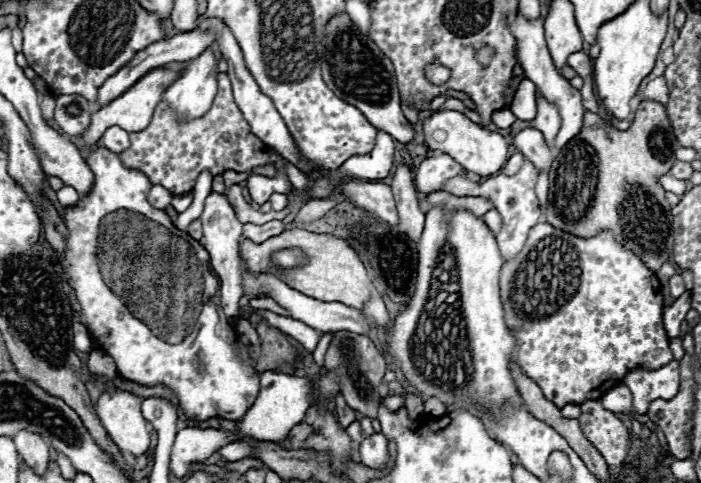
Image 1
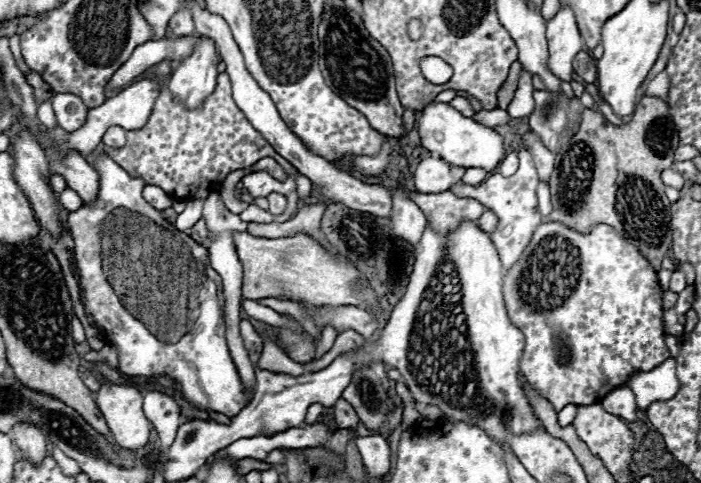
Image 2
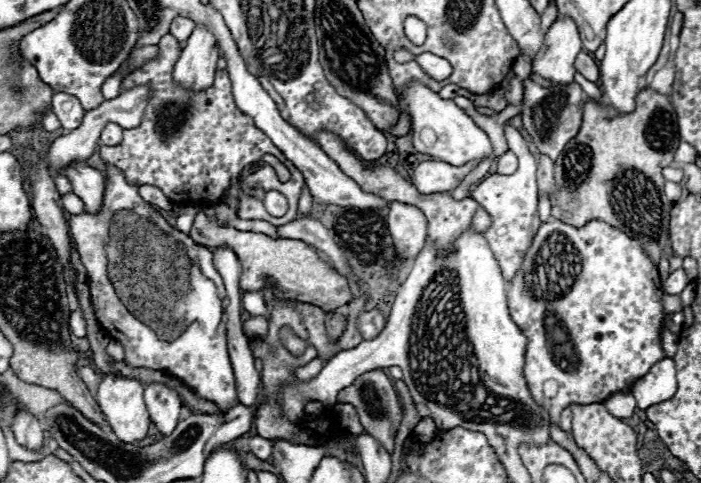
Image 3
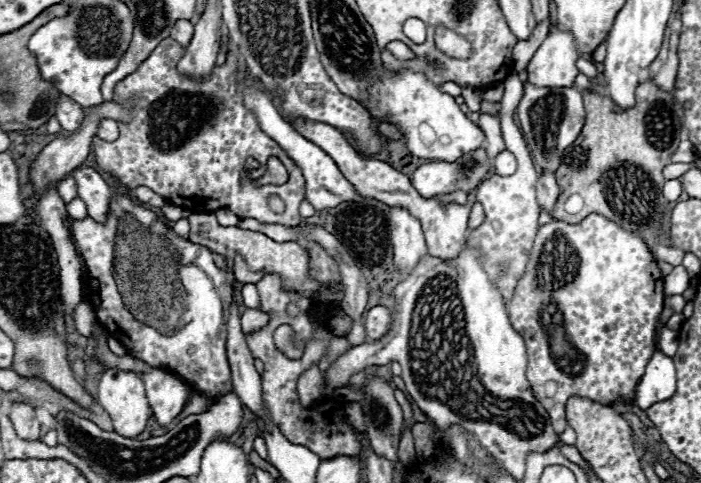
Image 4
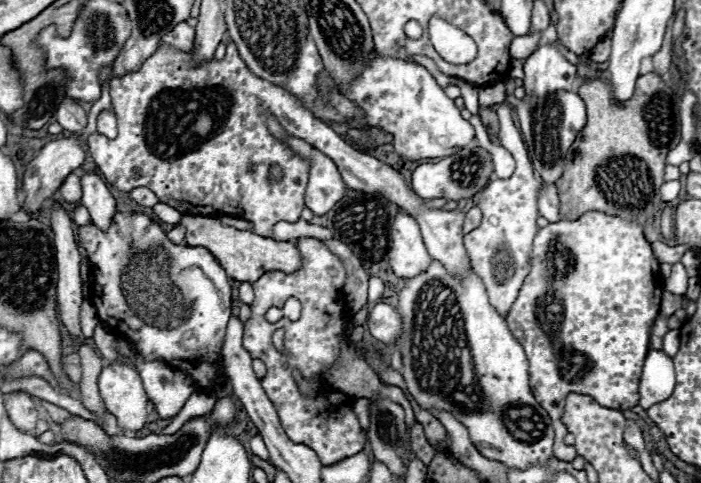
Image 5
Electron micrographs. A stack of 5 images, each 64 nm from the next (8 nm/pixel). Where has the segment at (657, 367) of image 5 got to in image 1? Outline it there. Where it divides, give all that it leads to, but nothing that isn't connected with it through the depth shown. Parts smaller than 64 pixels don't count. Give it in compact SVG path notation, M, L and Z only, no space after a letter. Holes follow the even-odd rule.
M672 360L670 364L664 364L656 370L644 372L640 368L630 370L622 380L634 396L632 400L632 414L646 414L648 406L656 398L670 400L678 394L680 378L678 378L678 362Z

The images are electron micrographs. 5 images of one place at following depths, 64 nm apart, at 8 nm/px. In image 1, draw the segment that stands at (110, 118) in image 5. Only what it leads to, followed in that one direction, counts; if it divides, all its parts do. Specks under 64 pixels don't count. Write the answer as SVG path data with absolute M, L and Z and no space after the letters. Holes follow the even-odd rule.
M112 126L112 128L108 128L106 132L104 132L104 136L102 136L102 146L104 148L108 148L108 150L112 150L114 154L120 154L120 152L124 152L128 146L130 146L130 140L128 140L128 132L126 130L122 130L122 128L118 128L118 126Z

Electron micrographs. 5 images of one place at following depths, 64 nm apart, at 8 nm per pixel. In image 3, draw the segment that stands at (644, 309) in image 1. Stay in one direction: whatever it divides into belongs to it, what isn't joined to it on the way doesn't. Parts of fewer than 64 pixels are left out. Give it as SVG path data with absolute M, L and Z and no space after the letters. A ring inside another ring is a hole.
M550 220L544 222L536 236L532 246L528 248L528 252L524 254L524 260L518 268L518 272L514 274L514 278L508 282L506 288L508 294L508 308L510 308L510 316L512 320L520 326L520 330L524 332L524 336L528 338L528 346L526 346L526 364L524 364L524 376L528 382L528 388L534 396L534 400L544 406L550 412L552 422L560 424L560 412L570 406L570 404L594 404L594 402L604 402L604 398L608 398L614 392L620 390L628 390L632 386L632 382L640 376L644 376L658 360L662 360L666 356L662 342L660 342L660 334L662 334L662 318L664 318L664 310L662 310L662 288L660 288L660 276L658 276L658 268L652 264L652 260L644 254L644 250L640 248L640 244L626 236L624 232L616 230L614 226L608 226L606 222L600 220L592 220L588 222L584 228L574 228L568 226L560 220Z

